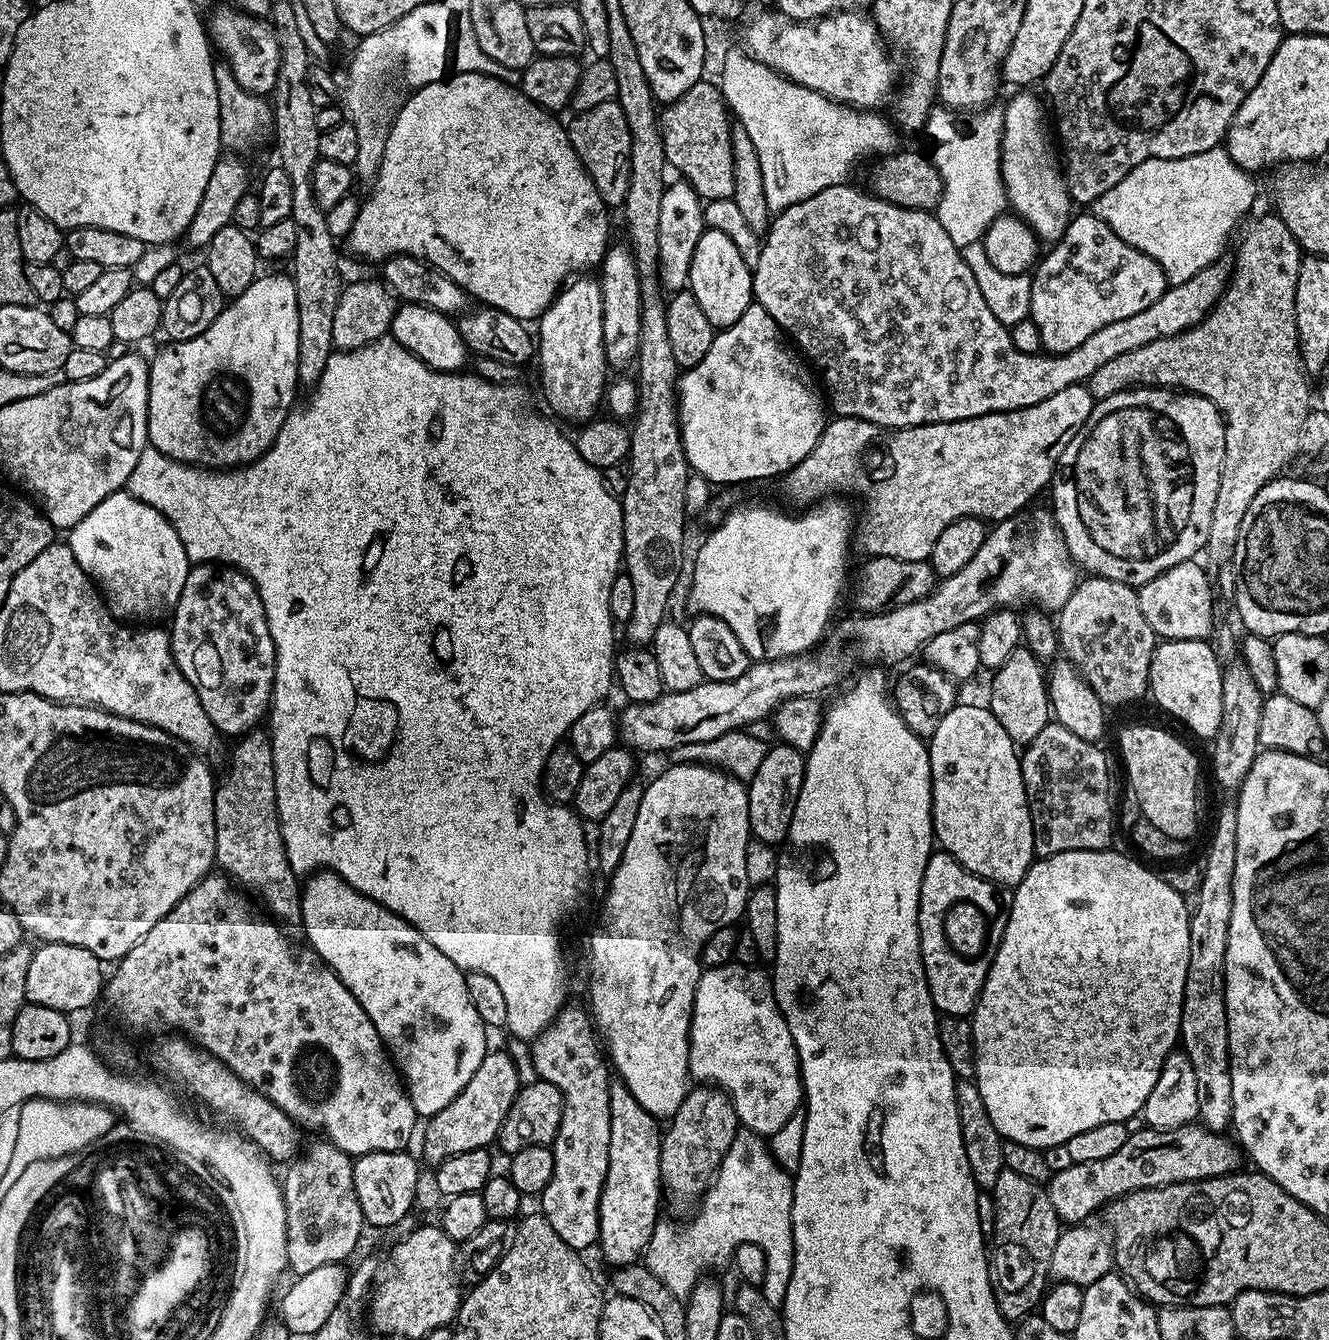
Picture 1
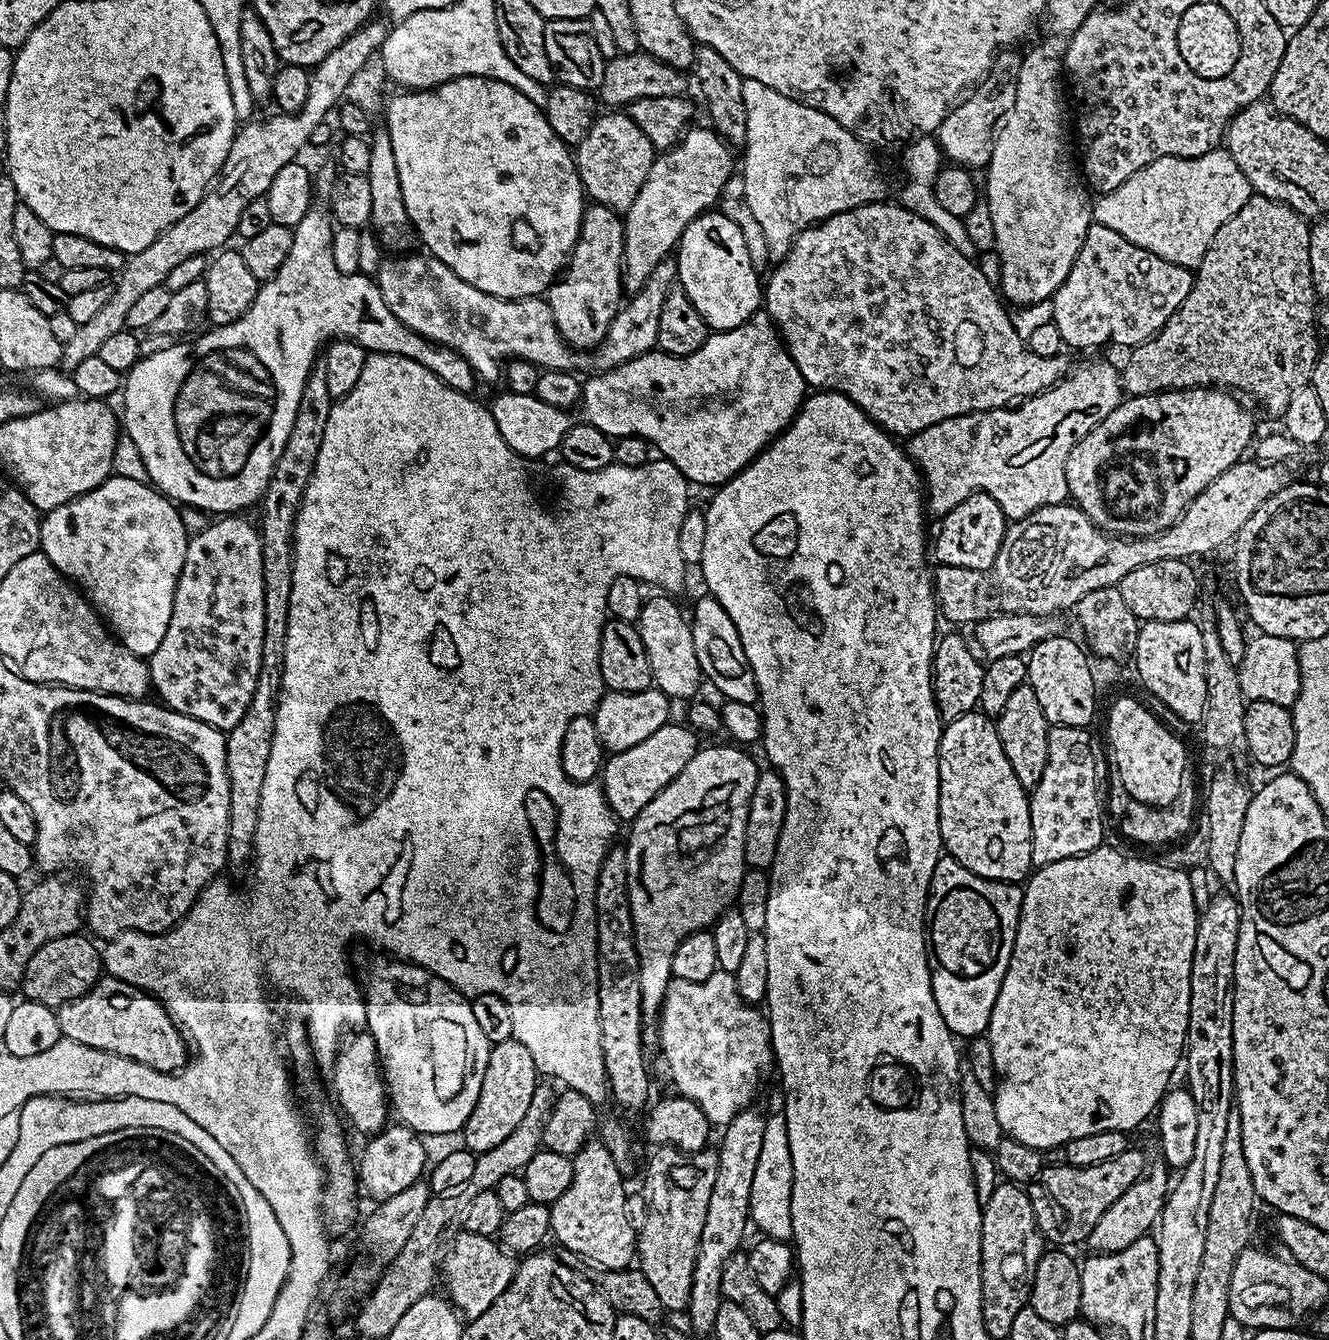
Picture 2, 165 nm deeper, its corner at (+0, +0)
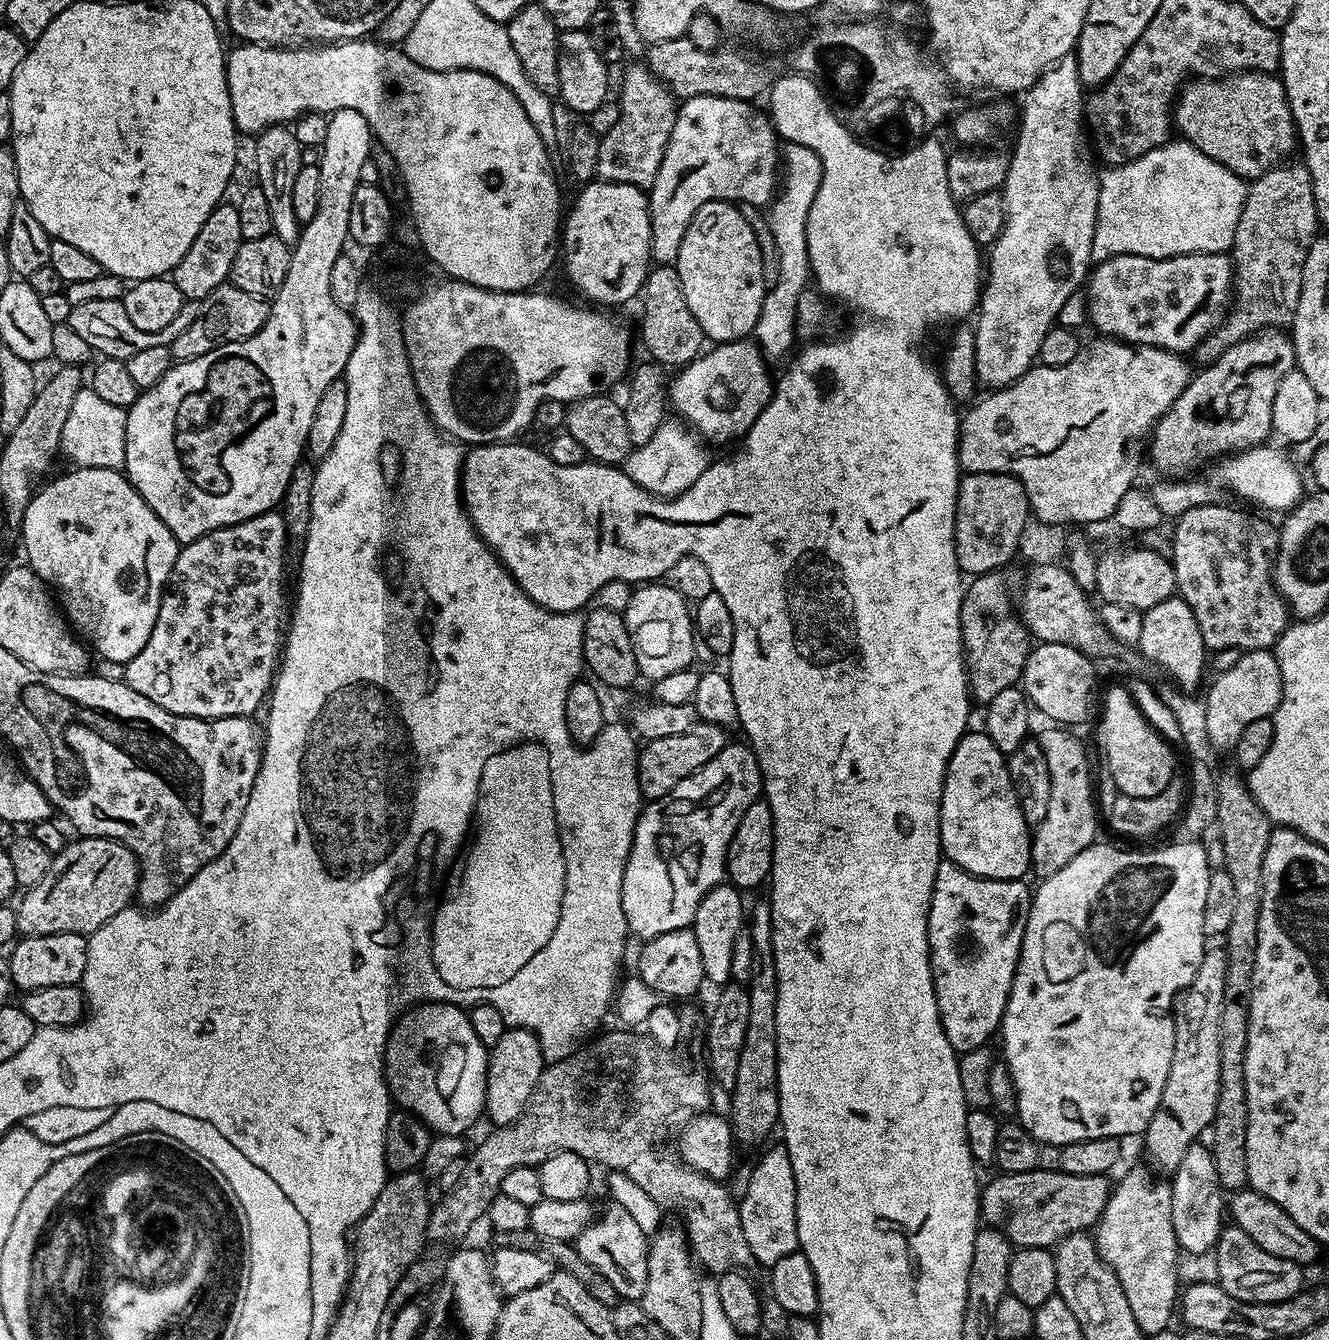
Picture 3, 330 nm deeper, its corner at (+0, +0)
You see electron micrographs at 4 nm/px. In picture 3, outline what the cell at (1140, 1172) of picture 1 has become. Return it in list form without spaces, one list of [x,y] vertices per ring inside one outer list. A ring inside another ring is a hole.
[[[1047,1166],[1038,1167],[1026,1174],[996,1174],[988,1185],[983,1185],[980,1194],[980,1214],[987,1227],[997,1228],[1016,1248],[1051,1249],[1067,1236],[1095,1229],[1101,1214],[1106,1210],[1109,1191],[1108,1176],[1070,1174],[1059,1170],[1051,1172]]]

